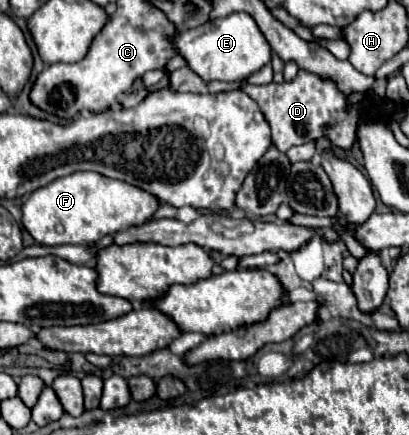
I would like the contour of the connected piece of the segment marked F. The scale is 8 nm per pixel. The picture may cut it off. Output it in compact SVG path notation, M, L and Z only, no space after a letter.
M81 171L55 179L29 195L23 203L23 227L41 245L89 245L105 235L147 223L159 209L159 199L131 183L109 179L101 173Z

